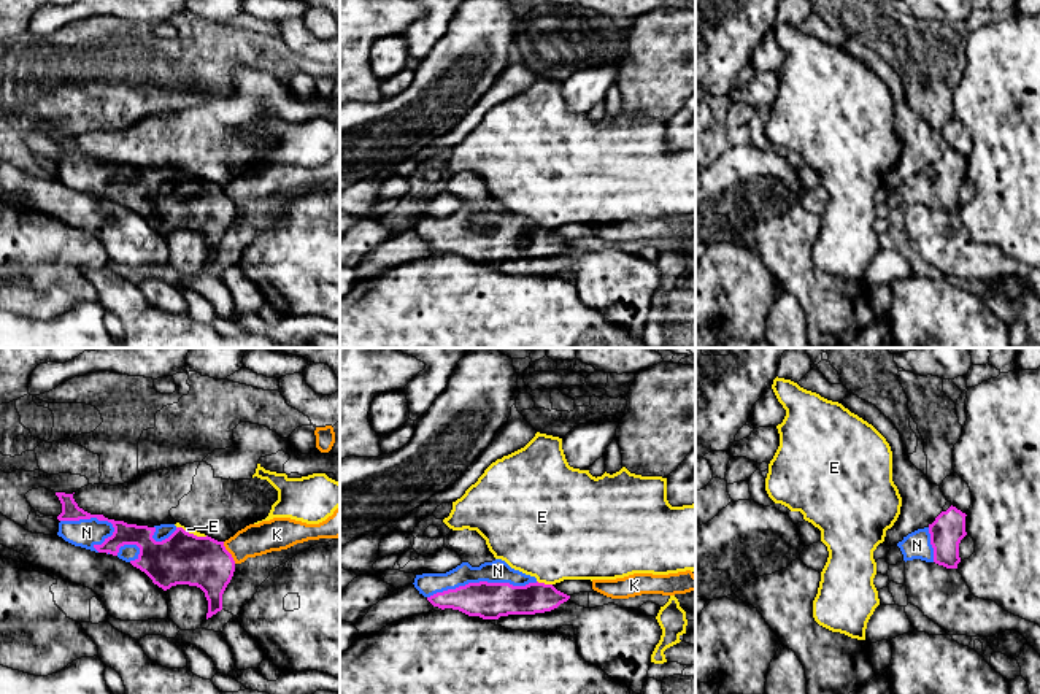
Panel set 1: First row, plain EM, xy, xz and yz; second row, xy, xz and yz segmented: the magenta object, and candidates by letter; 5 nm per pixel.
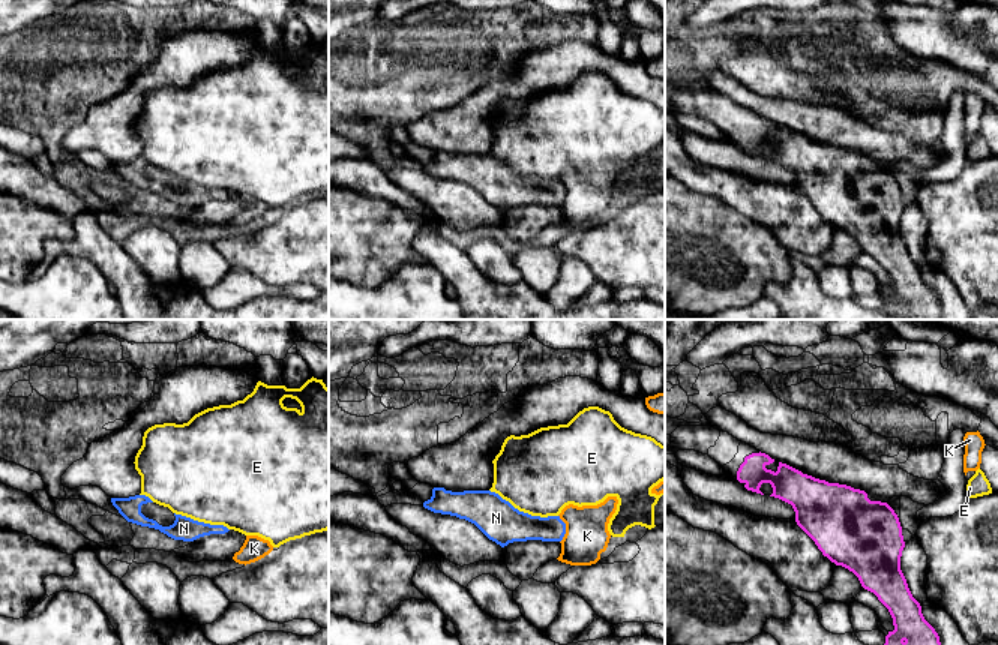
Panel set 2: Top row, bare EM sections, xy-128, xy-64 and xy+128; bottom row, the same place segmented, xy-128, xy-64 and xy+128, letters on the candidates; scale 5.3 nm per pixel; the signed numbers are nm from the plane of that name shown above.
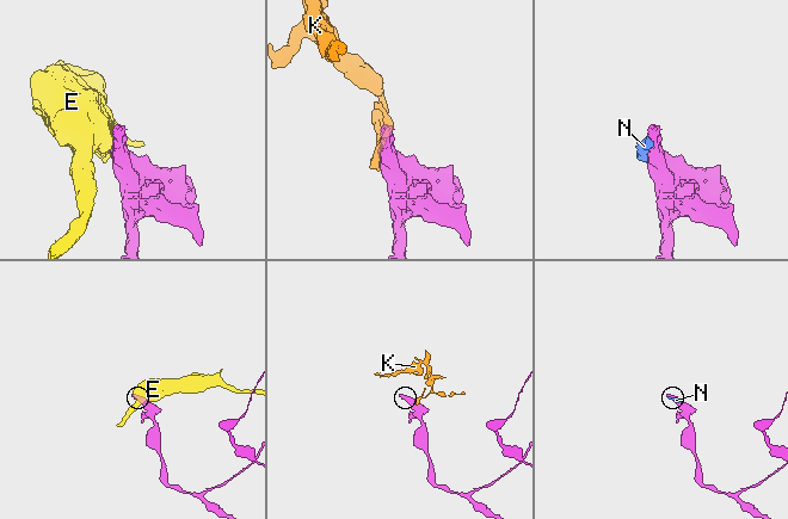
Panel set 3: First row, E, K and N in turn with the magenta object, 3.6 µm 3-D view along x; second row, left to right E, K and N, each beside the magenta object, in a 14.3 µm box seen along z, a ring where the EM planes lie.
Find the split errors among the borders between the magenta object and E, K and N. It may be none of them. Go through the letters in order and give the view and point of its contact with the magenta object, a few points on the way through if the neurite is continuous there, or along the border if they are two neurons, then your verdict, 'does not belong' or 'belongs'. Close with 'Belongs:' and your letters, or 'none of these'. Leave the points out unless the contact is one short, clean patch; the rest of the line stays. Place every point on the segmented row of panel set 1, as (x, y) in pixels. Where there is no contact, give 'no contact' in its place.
E: xz (543, 583) | does not belong
K: xy (229, 553) | along xy (223, 542), (235, 562) | does not belong
N: xz (481, 582) | belongs
Belongs: N

